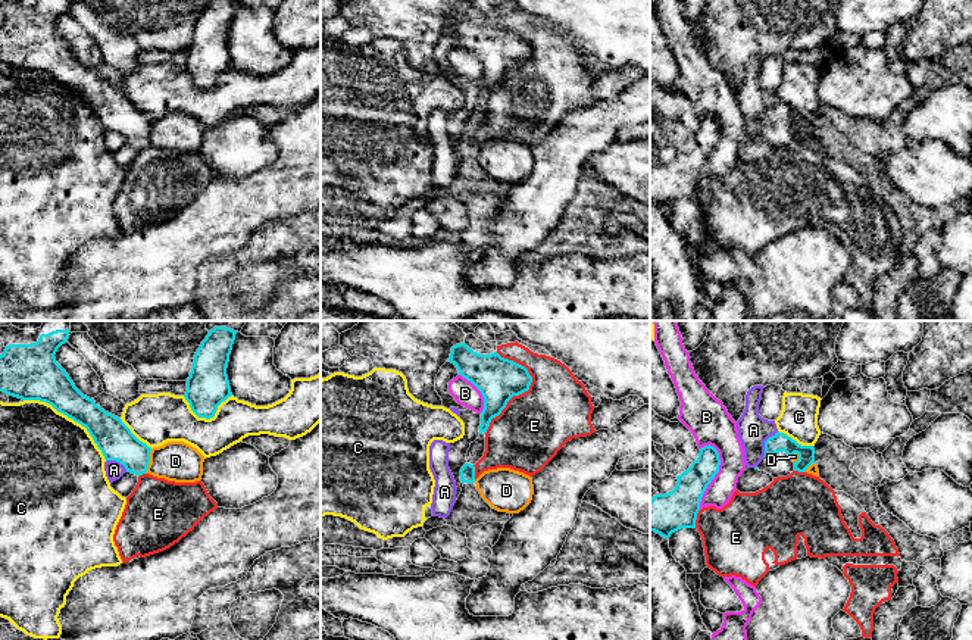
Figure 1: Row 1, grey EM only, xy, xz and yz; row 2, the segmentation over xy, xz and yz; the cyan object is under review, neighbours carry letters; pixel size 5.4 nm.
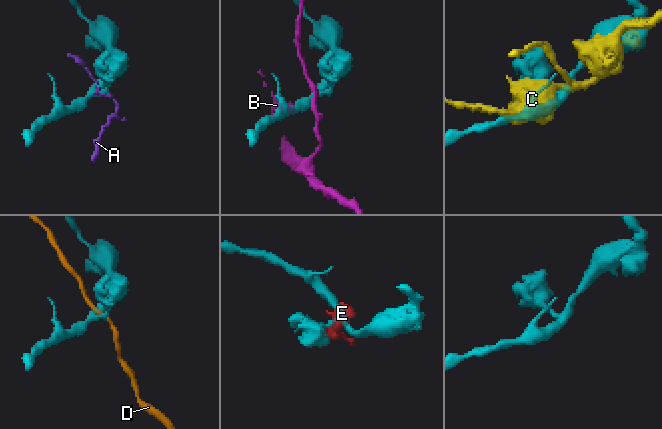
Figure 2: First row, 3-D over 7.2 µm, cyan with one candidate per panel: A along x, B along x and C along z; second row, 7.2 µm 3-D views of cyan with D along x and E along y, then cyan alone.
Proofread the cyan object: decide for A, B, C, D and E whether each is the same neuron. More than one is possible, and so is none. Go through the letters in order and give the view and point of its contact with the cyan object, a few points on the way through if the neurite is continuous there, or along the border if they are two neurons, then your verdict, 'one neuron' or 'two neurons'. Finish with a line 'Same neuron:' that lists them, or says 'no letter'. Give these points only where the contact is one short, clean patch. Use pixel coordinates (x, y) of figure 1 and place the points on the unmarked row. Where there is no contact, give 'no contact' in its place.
A: yz (765, 114) | along yz (778, 102), (765, 112), (765, 124), (762, 127) | two neurons
B: yz (715, 144) | two neurons
C: xy (71, 89) | two neurons
D: xy (149, 131) | two neurons
E: xz (525, 61) | two neurons
Same neuron: no letter

